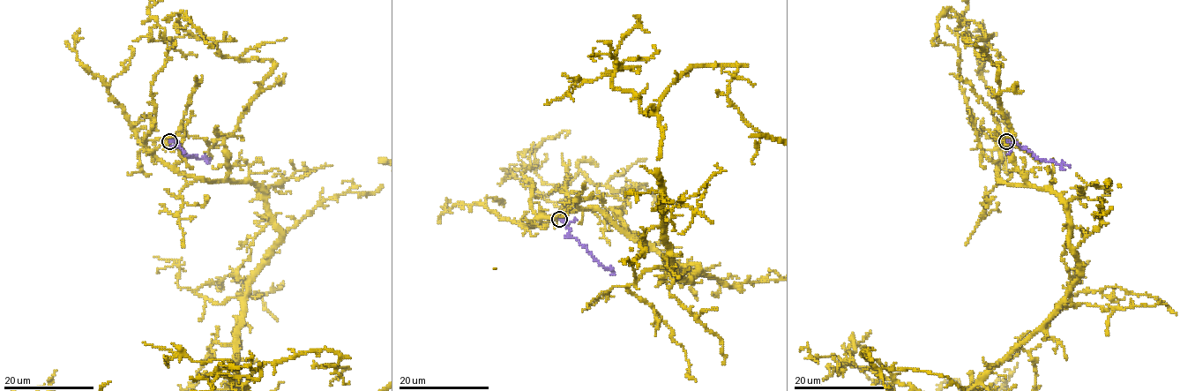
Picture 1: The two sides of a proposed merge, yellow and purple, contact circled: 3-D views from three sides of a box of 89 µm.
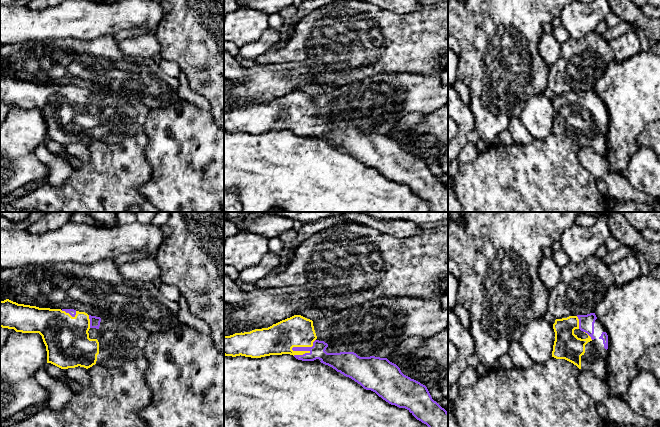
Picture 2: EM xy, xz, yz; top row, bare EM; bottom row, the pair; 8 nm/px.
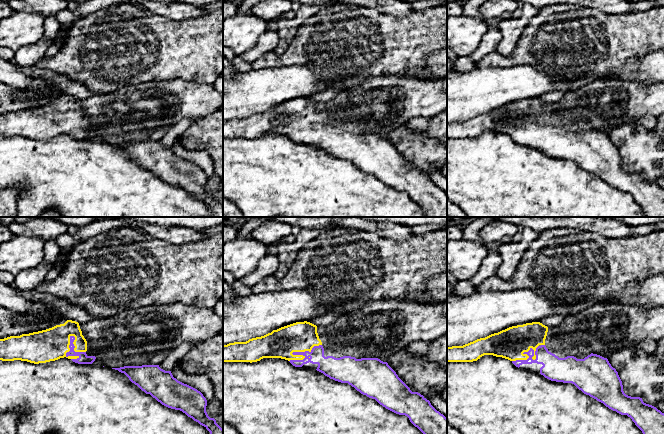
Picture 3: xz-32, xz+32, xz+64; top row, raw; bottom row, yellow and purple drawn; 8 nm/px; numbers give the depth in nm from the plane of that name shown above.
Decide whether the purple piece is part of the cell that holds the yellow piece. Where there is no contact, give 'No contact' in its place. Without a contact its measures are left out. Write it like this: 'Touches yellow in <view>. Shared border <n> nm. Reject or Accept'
Touches yellow in xz. Shared border 220 nm. Accept

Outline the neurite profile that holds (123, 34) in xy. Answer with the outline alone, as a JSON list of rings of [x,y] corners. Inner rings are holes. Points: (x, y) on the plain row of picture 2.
[[[134,28],[134,29],[121,30],[117,32],[116,34],[114,34],[112,37],[117,43],[119,43],[123,41],[124,39],[133,37],[133,36],[138,36],[138,35],[143,35],[143,34],[155,35],[155,32],[156,31],[151,31],[144,28]]]

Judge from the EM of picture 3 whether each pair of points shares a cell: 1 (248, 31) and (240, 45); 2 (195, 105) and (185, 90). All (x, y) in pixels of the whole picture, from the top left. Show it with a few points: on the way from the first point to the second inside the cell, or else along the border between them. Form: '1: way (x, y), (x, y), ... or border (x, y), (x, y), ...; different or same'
1: way (245, 34), (240, 39), (240, 42); same
2: way (191, 101), (185, 94); same

